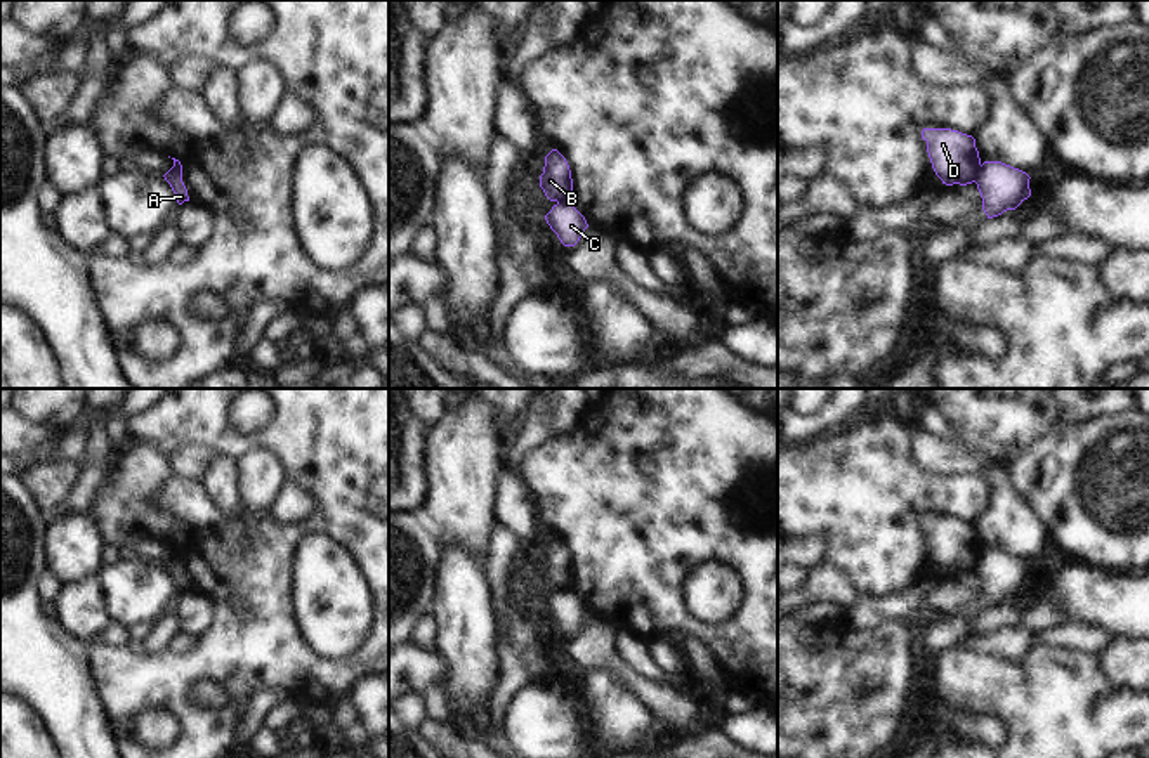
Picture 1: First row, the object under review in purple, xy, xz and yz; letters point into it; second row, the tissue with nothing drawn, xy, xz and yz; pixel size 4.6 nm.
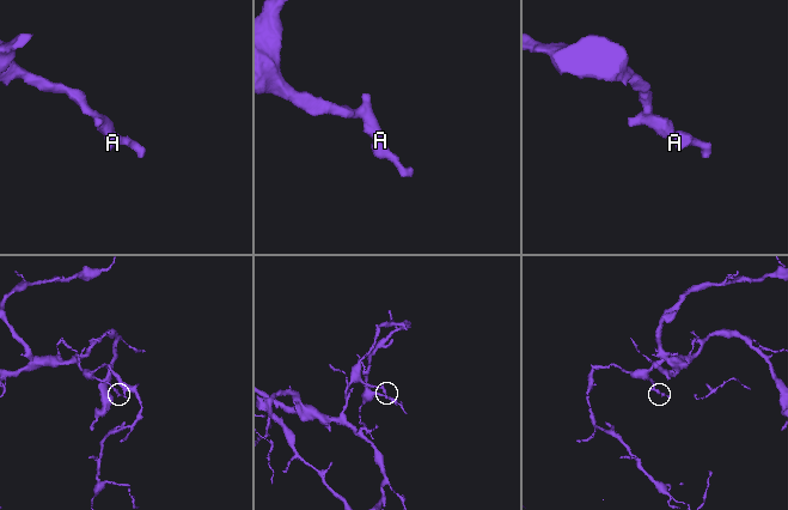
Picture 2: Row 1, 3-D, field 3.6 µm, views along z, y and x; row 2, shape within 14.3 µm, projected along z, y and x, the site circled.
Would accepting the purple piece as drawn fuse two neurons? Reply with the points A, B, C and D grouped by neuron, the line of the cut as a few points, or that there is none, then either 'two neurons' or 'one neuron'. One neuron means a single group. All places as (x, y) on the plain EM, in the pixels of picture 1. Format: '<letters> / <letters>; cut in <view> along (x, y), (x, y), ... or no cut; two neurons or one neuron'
A C / B D; cut in yz along (981, 554), (974, 569); two neurons

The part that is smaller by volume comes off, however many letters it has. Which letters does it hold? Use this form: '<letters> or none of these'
A, C

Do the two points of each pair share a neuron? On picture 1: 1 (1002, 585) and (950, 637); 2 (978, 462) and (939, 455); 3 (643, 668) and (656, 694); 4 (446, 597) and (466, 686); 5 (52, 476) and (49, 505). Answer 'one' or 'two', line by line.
1: one
2: one
3: two
4: one
5: one

